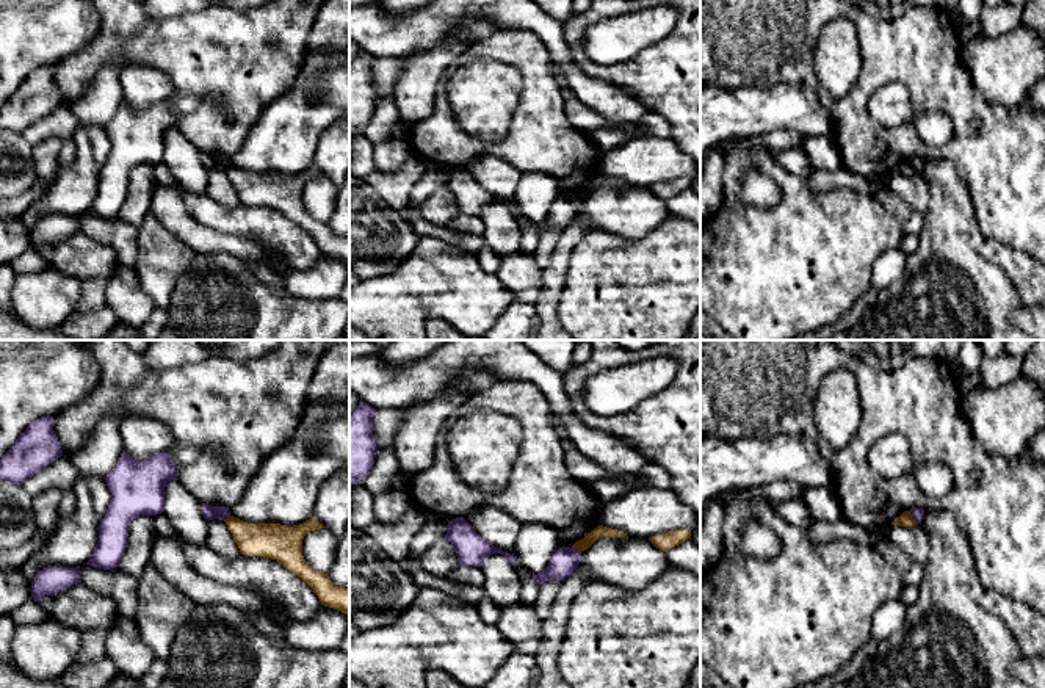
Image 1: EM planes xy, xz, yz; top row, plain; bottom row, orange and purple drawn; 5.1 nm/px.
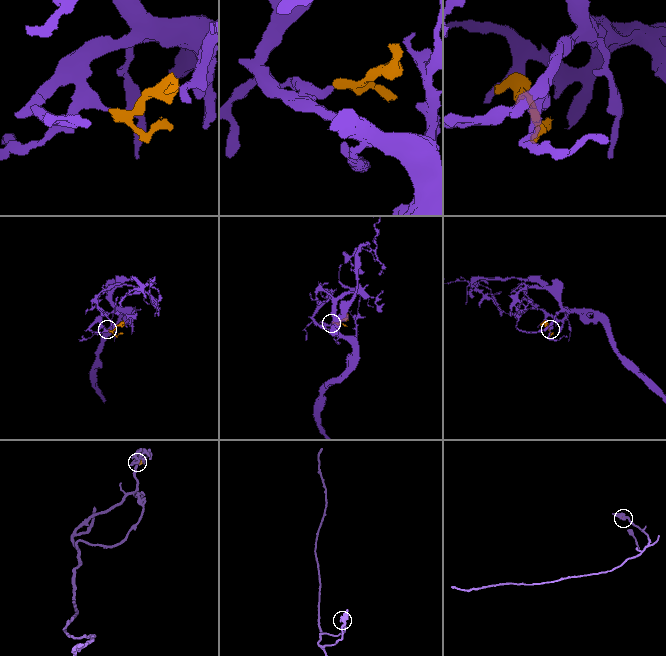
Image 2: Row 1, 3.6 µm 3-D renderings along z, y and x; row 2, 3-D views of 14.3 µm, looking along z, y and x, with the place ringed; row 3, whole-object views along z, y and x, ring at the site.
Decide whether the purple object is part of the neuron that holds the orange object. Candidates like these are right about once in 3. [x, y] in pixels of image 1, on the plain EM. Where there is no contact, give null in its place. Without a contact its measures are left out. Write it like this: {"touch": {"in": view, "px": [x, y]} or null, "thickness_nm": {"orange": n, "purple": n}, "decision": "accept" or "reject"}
{"touch": {"in": "yz", "px": [912, 166]}, "thickness_nm": {"orange": 70, "purple": 60}, "decision": "reject"}

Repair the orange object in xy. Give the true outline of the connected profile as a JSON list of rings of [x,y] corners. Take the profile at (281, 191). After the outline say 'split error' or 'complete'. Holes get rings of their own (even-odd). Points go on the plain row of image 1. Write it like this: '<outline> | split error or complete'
[[[230,163],[224,171],[241,204],[276,208],[285,218],[302,227],[315,240],[321,254],[349,265],[349,235],[340,237],[334,234],[327,223],[313,219],[304,208],[304,185],[324,177],[315,165],[293,176],[280,172],[248,172]]] | complete

